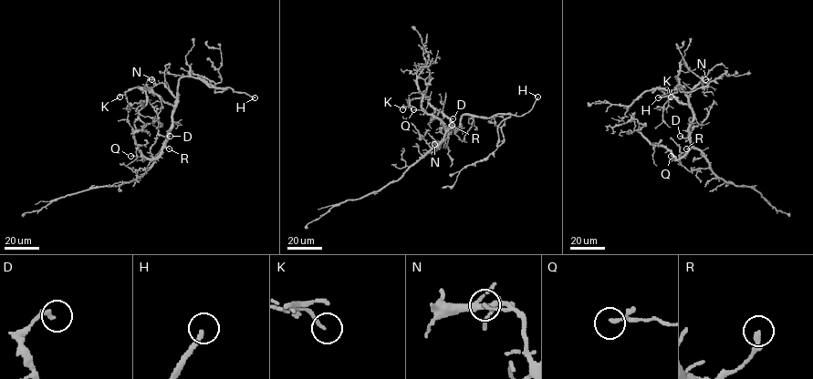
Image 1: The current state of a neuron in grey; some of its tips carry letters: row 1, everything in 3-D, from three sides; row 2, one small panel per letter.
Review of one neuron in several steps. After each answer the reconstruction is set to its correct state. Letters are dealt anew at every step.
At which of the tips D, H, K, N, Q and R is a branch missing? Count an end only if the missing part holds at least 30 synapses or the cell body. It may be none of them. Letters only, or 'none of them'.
H, Q

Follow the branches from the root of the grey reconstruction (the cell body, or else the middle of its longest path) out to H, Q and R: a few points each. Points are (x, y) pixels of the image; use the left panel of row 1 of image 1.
H: (171, 124), (178, 80), (182, 76), (200, 77), (215, 87), (230, 87), (255, 97)
Q: (171, 124), (168, 140), (158, 156), (151, 158), (130, 156)
R: (171, 124), (165, 145), (169, 148)

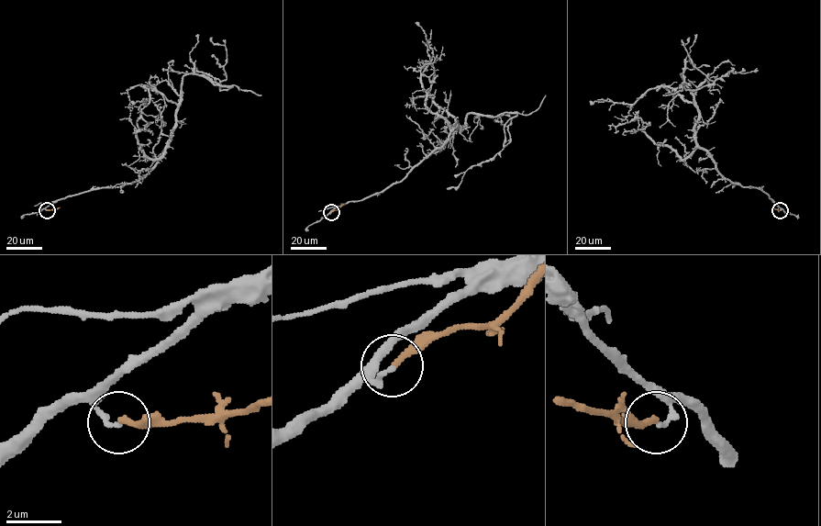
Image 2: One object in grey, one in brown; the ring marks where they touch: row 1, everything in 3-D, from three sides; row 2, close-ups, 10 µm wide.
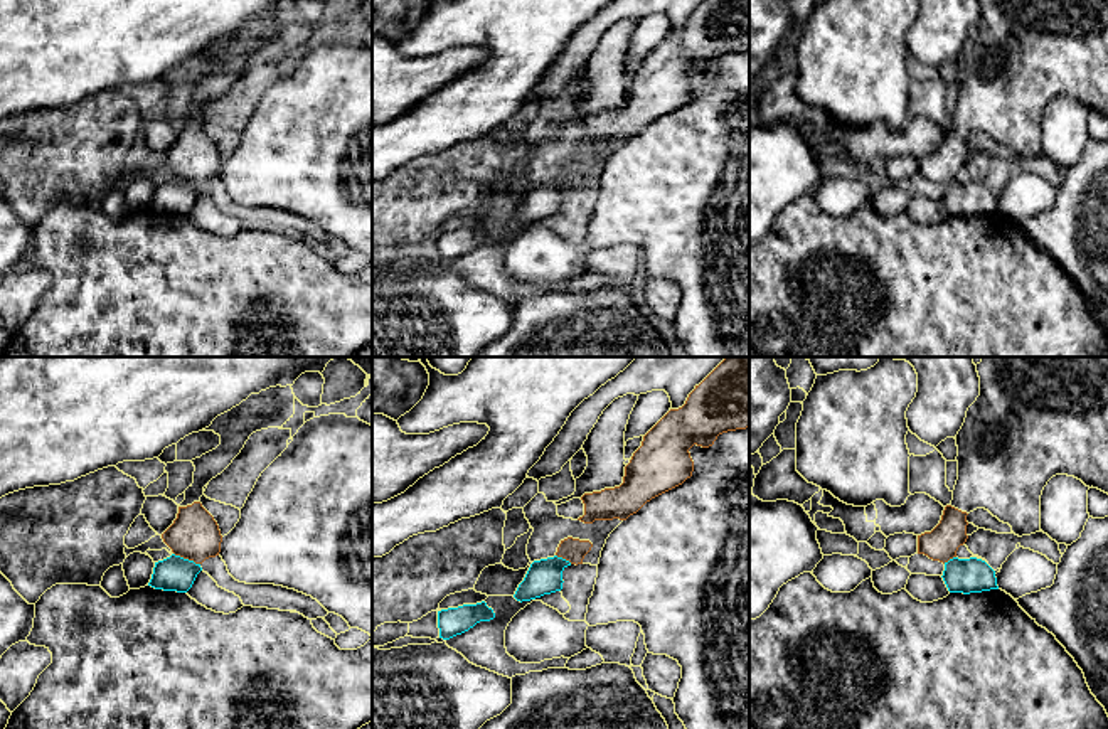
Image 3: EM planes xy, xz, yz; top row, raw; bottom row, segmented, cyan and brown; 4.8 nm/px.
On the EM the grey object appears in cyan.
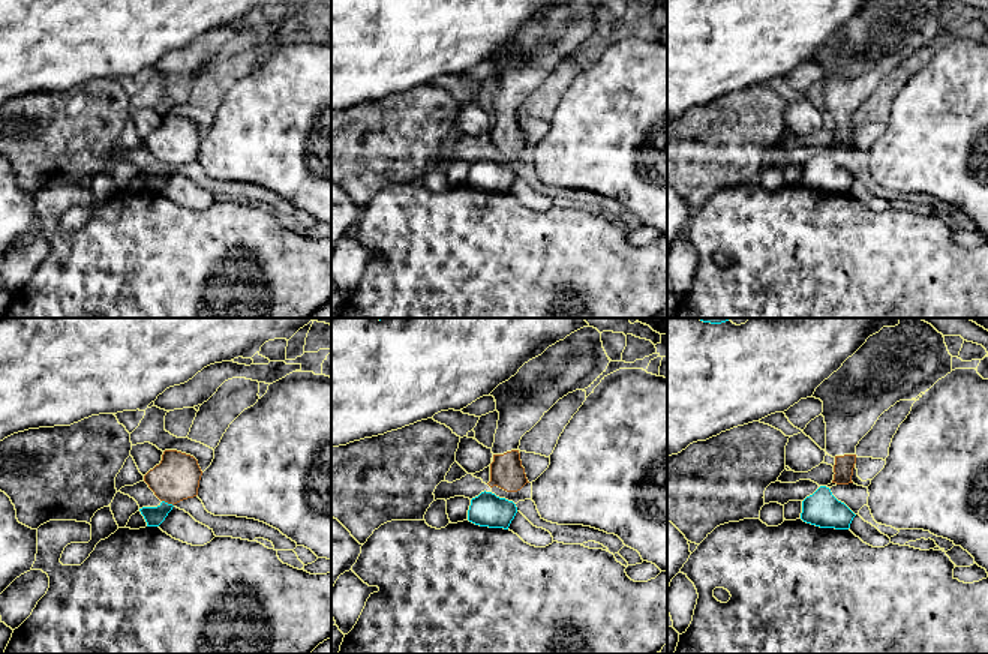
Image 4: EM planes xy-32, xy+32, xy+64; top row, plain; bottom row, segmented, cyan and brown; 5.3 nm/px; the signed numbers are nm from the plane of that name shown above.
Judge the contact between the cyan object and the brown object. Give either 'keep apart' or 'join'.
keep apart

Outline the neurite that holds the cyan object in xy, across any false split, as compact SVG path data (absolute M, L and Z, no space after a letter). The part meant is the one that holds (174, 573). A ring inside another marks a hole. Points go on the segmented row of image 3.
M172 554L155 562L148 586L163 591L187 593L200 571L200 564Z

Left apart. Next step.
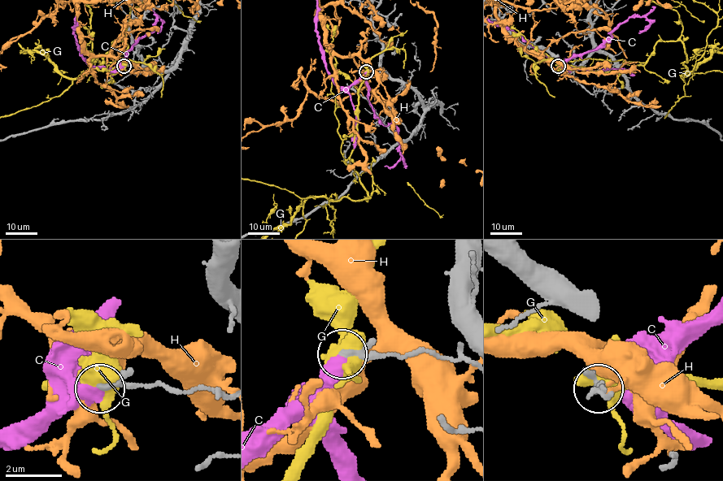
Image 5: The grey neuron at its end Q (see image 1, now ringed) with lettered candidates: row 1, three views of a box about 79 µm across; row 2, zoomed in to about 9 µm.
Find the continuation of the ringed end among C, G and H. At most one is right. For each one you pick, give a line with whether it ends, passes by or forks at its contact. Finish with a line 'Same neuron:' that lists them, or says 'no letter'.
C: it ends there
Same neuron: C

